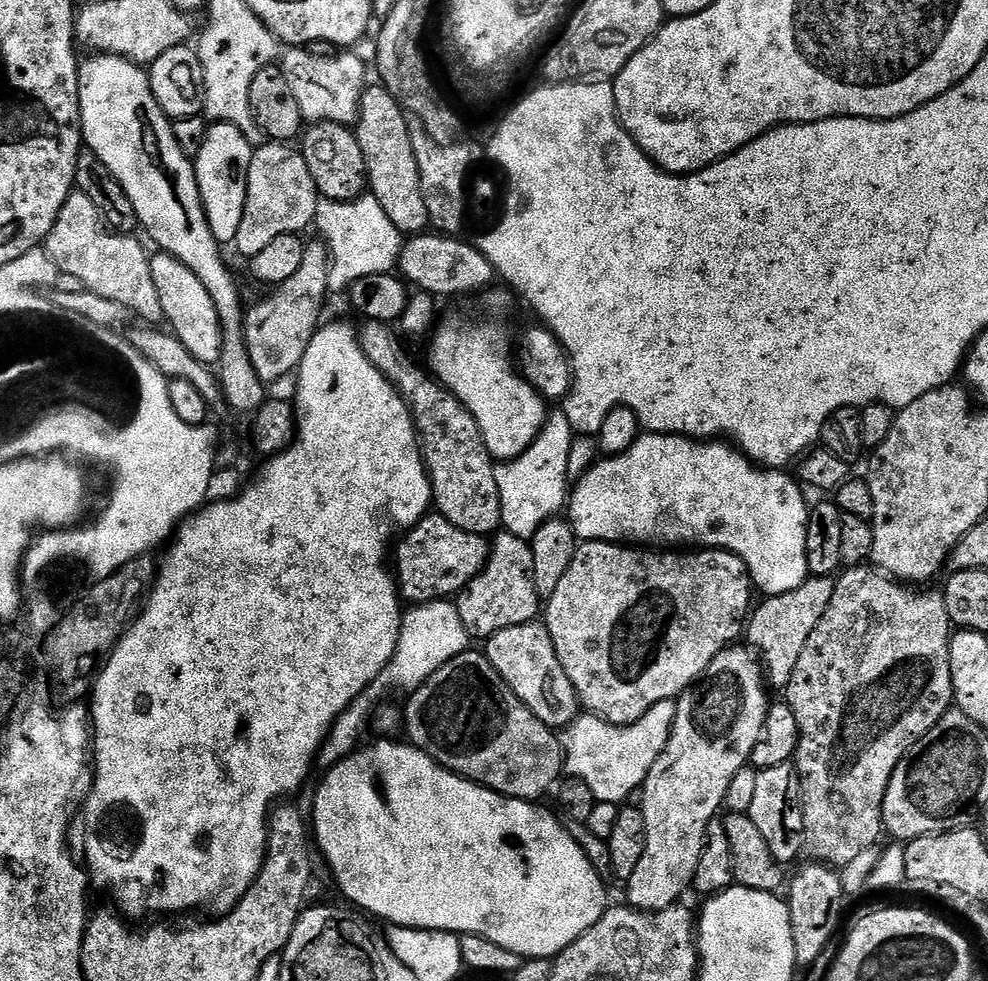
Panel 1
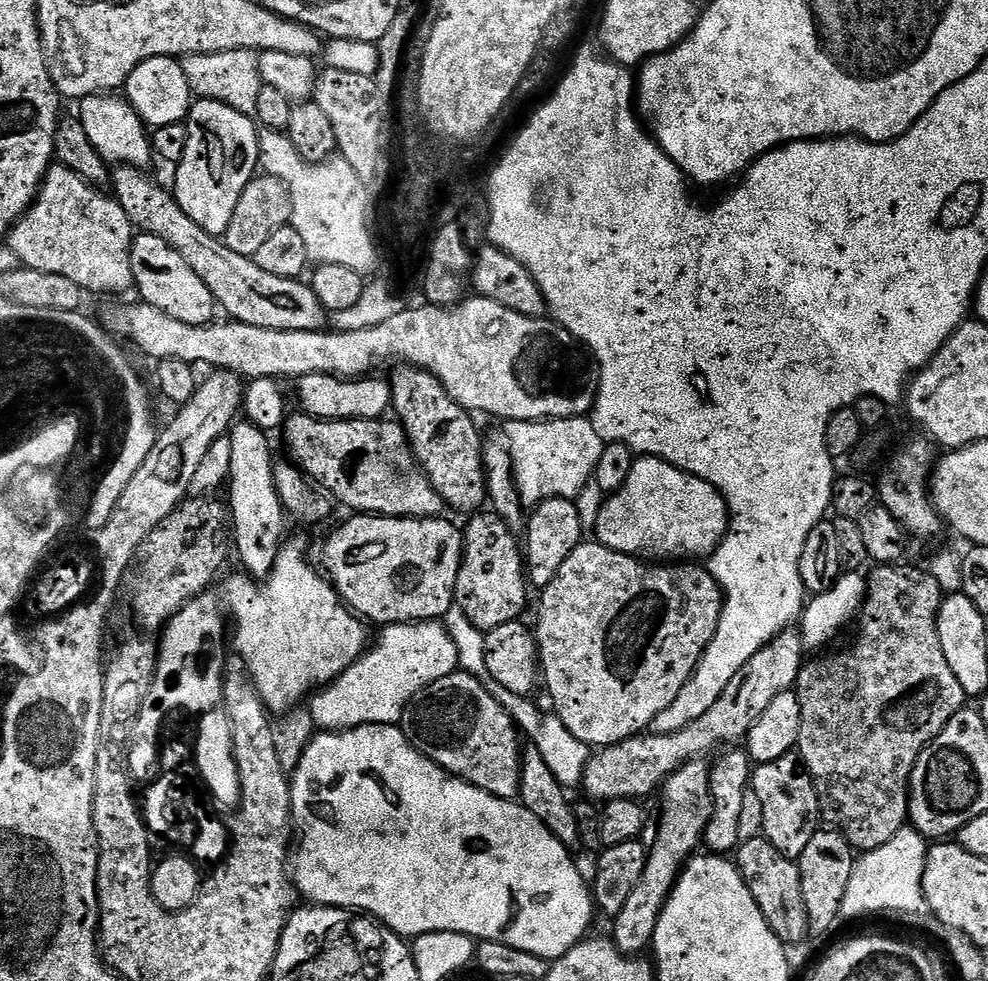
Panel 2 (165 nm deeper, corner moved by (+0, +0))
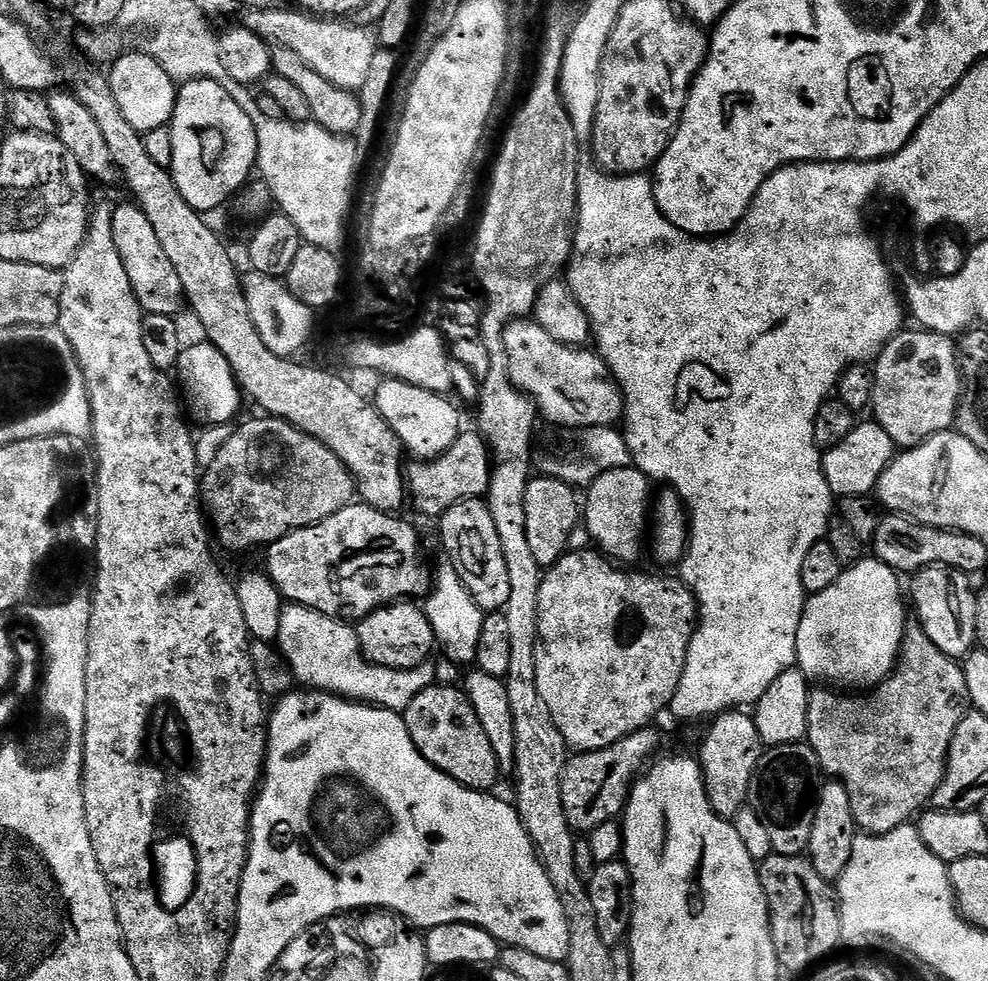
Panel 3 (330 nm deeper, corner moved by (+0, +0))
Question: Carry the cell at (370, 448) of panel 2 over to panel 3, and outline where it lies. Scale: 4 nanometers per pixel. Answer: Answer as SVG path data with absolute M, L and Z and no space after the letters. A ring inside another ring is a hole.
M461 431L458 439L452 443L450 450L427 462L409 463L406 468L407 489L410 500L424 516L439 518L450 506L467 500L479 500L487 497L488 487L492 478L494 456L490 445L479 431Z

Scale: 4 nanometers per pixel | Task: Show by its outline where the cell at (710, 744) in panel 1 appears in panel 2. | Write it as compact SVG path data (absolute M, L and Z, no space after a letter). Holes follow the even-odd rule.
M699 759L683 764L662 785L664 813L660 816L660 829L656 832L656 841L648 848L646 870L642 878L638 878L638 886L634 886L626 906L622 906L620 913L611 921L610 939L616 948L625 952L627 956L640 956L649 951L664 903L672 895L672 887L680 873L701 847L704 831L712 817L712 795L708 781L710 768L704 763L703 759Z

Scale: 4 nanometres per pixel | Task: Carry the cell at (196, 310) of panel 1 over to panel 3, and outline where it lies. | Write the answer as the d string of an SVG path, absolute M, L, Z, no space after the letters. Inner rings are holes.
M117 203L113 207L112 233L141 309L148 314L166 314L170 317L175 317L176 312L185 311L184 287L178 279L178 270L174 270L173 263L166 256L166 250L162 248L162 242L158 242L158 234L154 234L154 226L150 226L150 218L146 218L139 204Z

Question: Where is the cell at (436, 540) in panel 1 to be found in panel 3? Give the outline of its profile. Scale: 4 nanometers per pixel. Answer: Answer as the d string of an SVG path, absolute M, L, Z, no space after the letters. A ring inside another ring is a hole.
M363 502L346 505L338 514L330 514L320 524L299 528L286 534L281 540L267 545L268 568L266 574L272 579L285 601L301 604L334 616L345 622L359 622L384 605L403 601L405 598L427 597L434 587L434 572L424 561L420 549L420 536L412 524L399 520L399 515L380 512Z

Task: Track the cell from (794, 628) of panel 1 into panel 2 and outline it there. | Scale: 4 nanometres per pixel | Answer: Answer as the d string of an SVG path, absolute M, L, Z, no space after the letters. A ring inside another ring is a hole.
M789 626L784 631L779 632L766 646L762 646L762 650L758 650L758 654L754 654L754 658L750 658L750 662L746 662L746 666L742 666L742 670L738 674L734 674L734 678L730 678L730 686L726 686L726 690L722 690L718 702L714 702L714 706L710 706L710 710L706 710L706 714L702 714L702 718L690 722L685 728L674 734L631 736L628 740L618 742L609 748L593 751L588 757L587 766L584 767L582 789L584 788L585 794L588 795L585 797L592 802L639 801L640 796L650 795L655 788L657 791L664 781L674 775L683 764L707 757L707 752L714 751L716 744L732 746L735 745L732 744L735 740L743 741L747 737L750 726L754 726L754 722L758 722L758 717L770 707L770 702L774 702L774 698L778 698L778 694L795 689L796 679L805 663L804 638L795 627Z

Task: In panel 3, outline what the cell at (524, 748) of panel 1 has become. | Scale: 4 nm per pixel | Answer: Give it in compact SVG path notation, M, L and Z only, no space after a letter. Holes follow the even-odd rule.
M433 686L422 690L422 694L418 694L414 702L410 702L410 706L402 715L410 730L410 738L414 746L435 768L442 770L462 786L473 788L475 792L488 792L495 789L492 787L495 786L496 779L502 771L500 758L494 754L494 746L486 736L486 730L482 728L482 722L478 720L478 714L463 690L456 686Z

